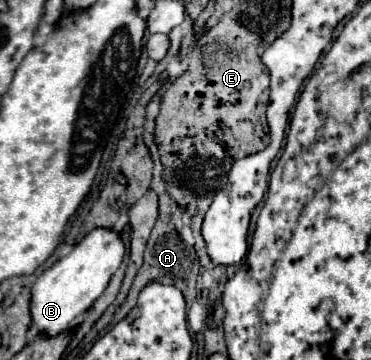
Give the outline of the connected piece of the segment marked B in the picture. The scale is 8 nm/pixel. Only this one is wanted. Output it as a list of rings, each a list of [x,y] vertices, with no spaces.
[[[95,228],[79,244],[73,246],[71,254],[47,268],[31,288],[31,328],[45,332],[47,336],[59,336],[65,330],[73,330],[91,304],[103,294],[111,276],[119,268],[125,254],[125,246],[119,234],[107,228]]]

